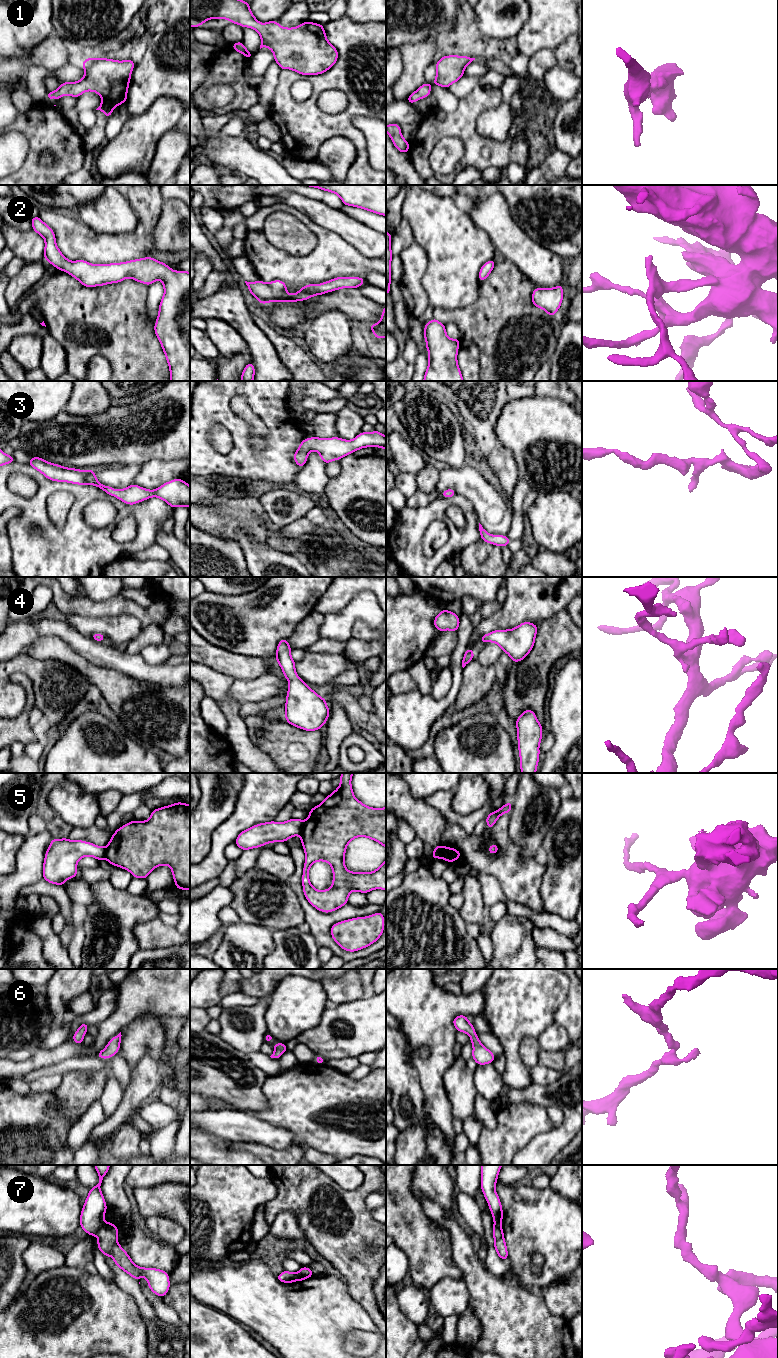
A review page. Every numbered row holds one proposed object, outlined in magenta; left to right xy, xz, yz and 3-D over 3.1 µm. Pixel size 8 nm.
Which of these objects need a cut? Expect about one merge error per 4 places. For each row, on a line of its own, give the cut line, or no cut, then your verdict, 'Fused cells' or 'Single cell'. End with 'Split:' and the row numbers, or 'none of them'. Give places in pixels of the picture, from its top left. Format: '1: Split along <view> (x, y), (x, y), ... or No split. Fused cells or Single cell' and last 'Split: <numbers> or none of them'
1: No split. Single cell
2: No split. Single cell
3: No split. Single cell
4: No split. Single cell
5: Split along xz (305, 821), (299, 834). Fused cells
6: No split. Single cell
7: Split along xy (103, 1221), (94, 1234). Fused cells
Split: 5, 7

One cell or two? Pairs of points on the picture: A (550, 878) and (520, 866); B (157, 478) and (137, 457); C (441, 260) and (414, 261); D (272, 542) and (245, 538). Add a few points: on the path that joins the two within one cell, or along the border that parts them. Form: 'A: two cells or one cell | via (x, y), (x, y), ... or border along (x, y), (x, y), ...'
A: two cells | border along (546, 864), (540, 888), (540, 896), (543, 899)
B: two cells | border along (166, 460), (150, 459), (141, 466)
C: two cells | border along (415, 241), (427, 257), (427, 268), (422, 284)
D: two cells | border along (263, 540), (269, 547), (285, 552)

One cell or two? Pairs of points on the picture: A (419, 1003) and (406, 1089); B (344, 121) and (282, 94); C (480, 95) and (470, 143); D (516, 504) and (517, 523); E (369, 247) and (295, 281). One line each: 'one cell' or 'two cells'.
A: two cells
B: one cell
C: one cell
D: one cell
E: two cells

